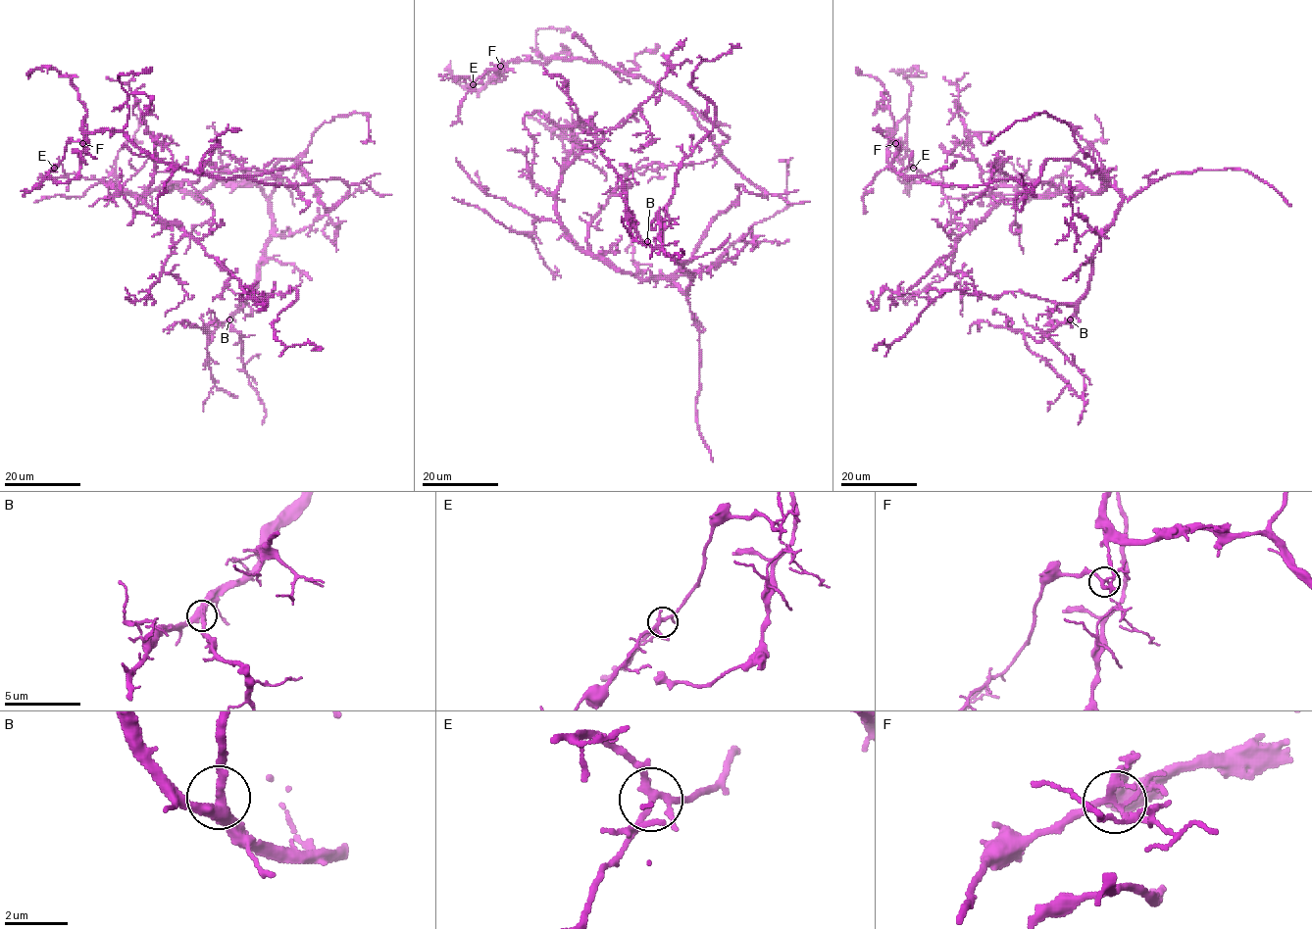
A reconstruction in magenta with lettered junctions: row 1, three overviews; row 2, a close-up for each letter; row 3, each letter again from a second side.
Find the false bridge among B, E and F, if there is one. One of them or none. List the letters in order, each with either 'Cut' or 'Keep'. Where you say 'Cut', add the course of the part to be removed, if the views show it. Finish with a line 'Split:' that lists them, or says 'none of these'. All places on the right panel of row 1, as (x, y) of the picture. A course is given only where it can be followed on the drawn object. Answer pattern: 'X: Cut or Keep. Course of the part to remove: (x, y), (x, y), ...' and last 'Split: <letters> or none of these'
B: Keep
E: Keep
F: Cut. Course of the part to remove: (895, 143), (899, 142), (903, 146), (913, 167), (933, 179), (954, 187)
Split: F

